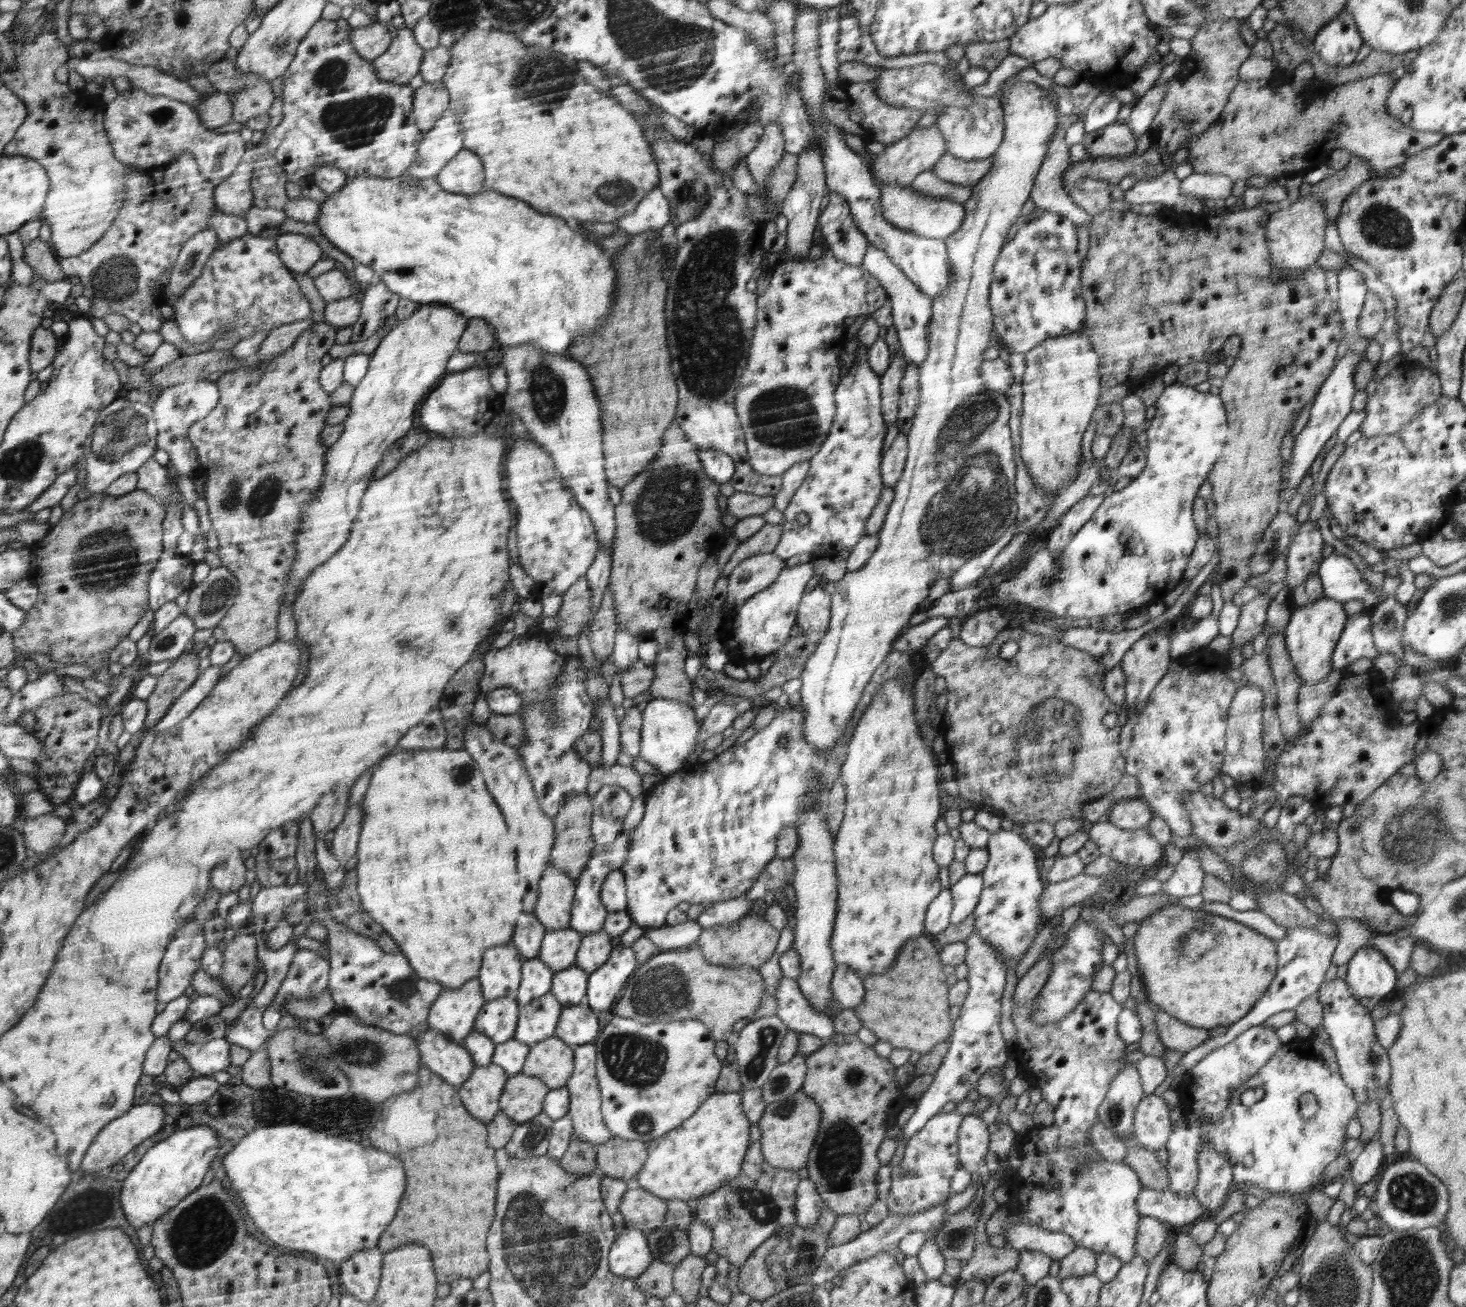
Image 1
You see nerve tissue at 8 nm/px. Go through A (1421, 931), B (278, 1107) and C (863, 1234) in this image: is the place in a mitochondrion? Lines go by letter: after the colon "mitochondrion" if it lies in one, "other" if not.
A: other
B: mitochondrion
C: other

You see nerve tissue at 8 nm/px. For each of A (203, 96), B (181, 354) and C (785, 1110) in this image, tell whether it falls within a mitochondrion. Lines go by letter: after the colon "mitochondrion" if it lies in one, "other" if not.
A: other
B: other
C: mitochondrion

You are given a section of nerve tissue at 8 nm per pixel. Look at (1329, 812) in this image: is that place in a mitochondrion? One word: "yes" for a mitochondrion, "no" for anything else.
no

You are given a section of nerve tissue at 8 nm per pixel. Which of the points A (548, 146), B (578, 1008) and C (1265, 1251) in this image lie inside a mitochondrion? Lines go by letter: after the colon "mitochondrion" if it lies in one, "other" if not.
A: other
B: other
C: other

